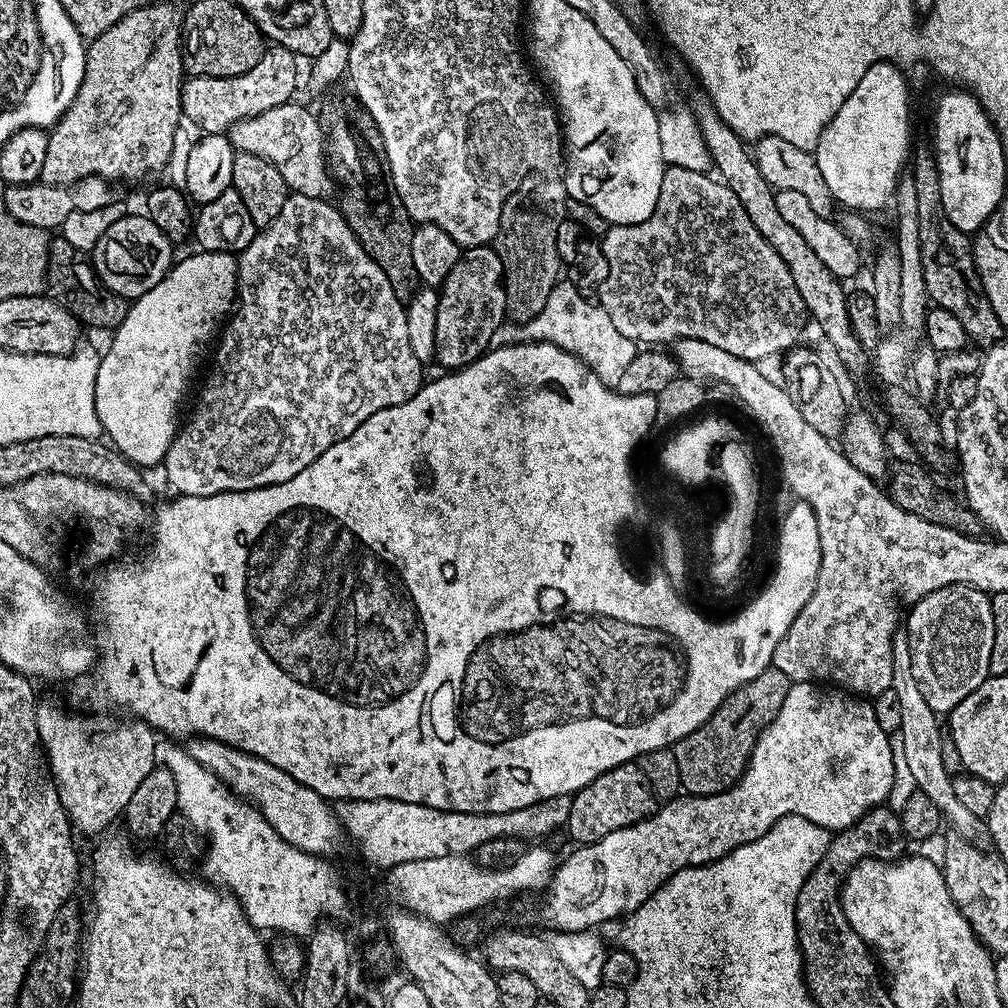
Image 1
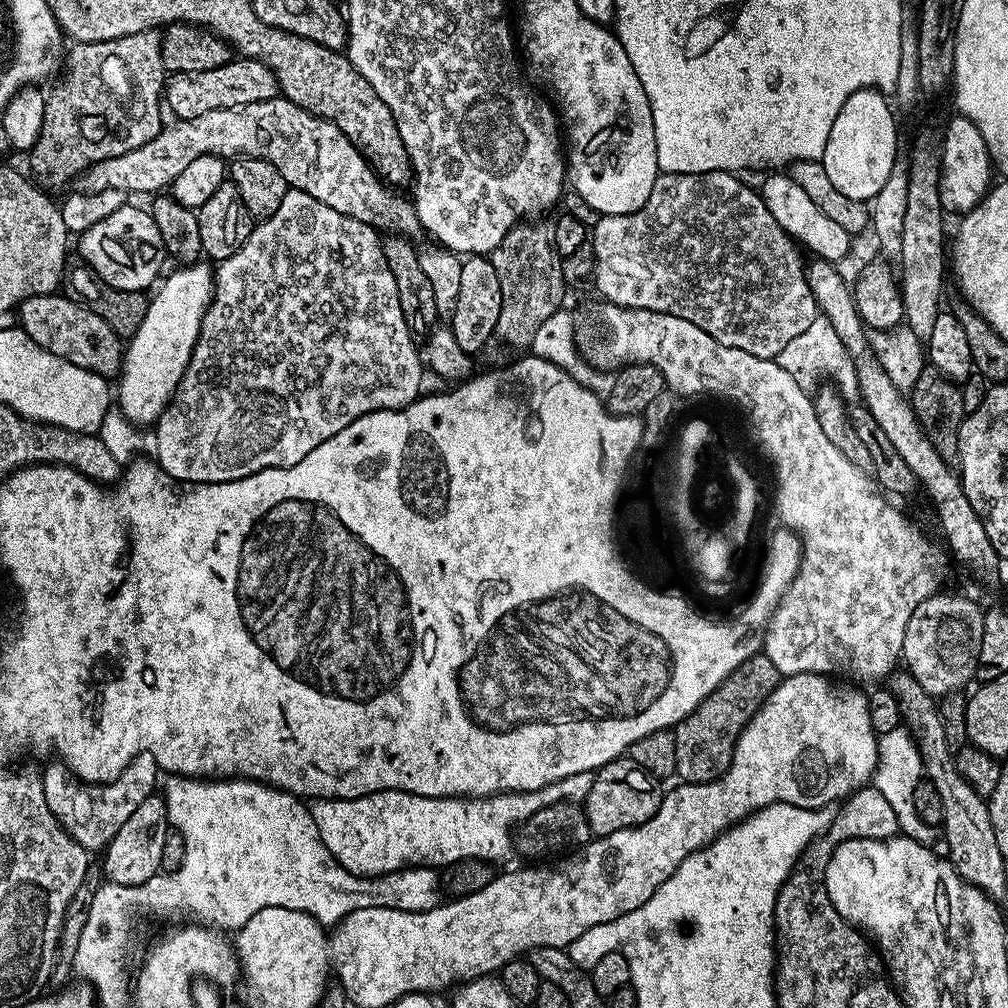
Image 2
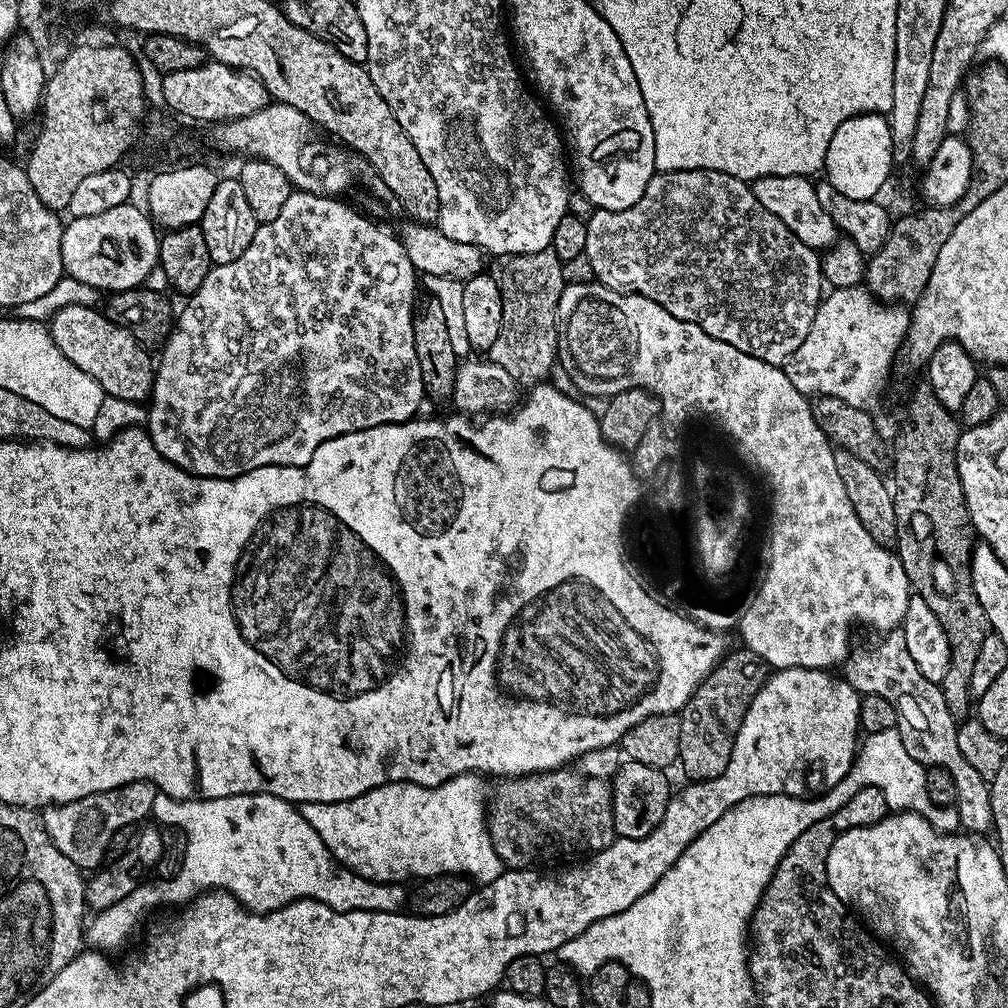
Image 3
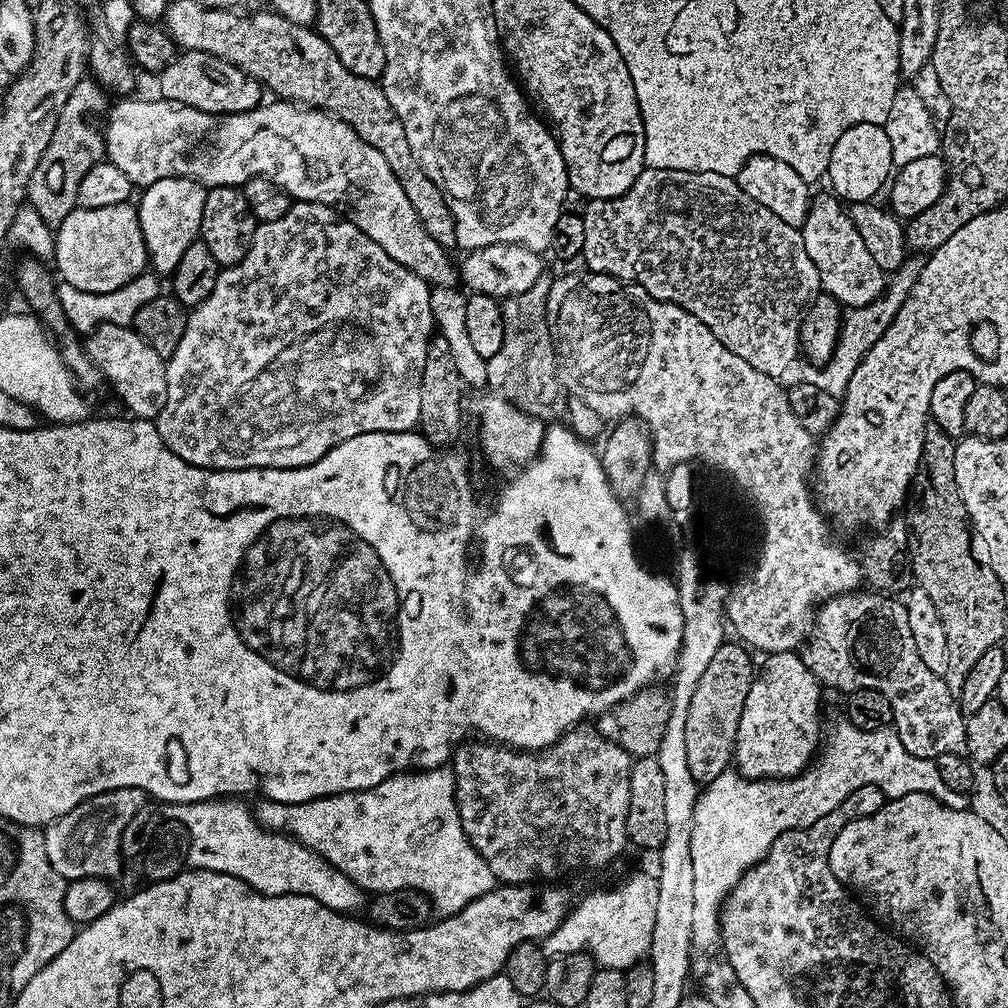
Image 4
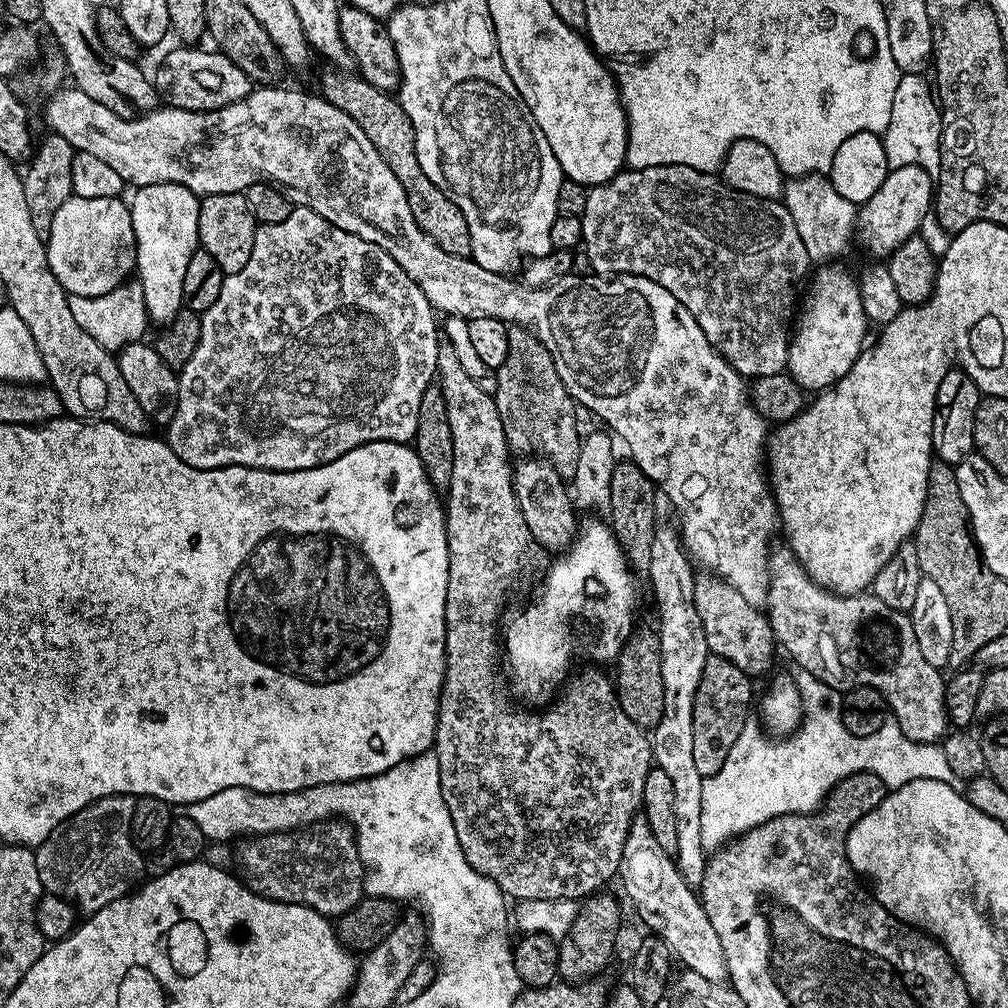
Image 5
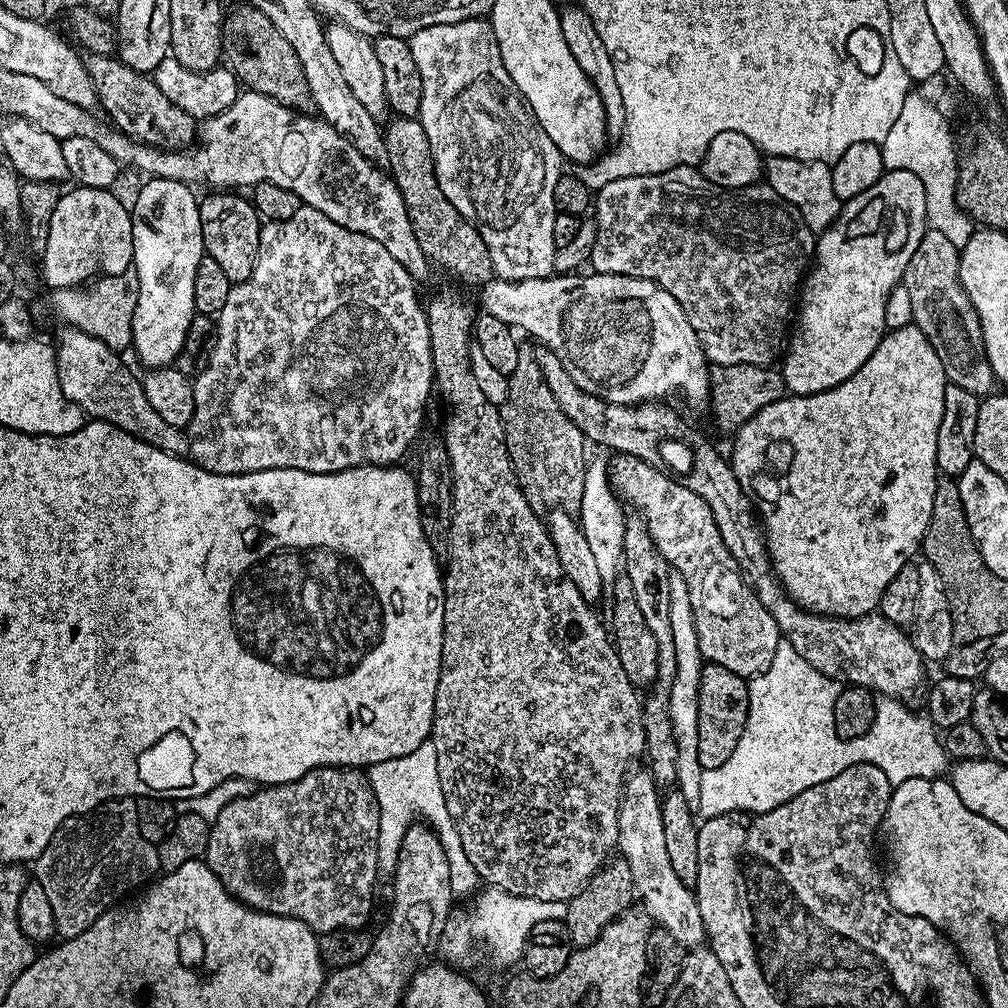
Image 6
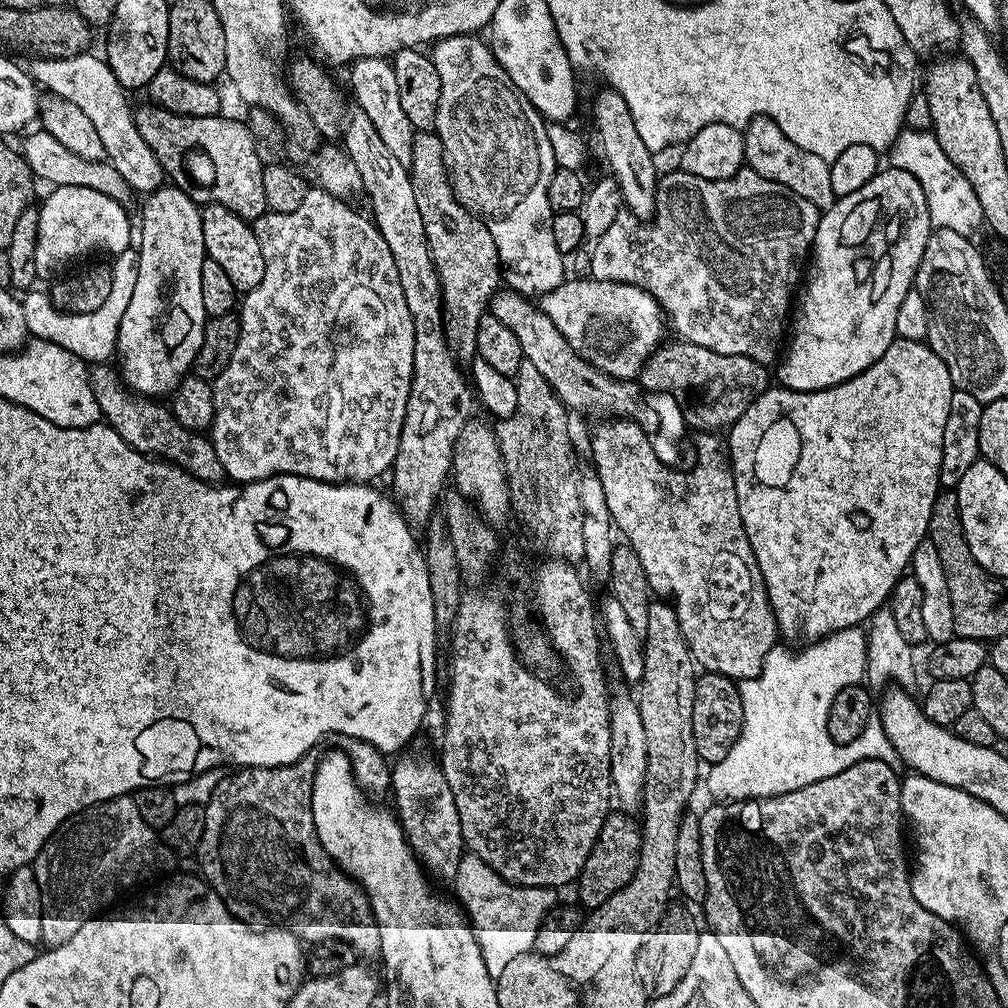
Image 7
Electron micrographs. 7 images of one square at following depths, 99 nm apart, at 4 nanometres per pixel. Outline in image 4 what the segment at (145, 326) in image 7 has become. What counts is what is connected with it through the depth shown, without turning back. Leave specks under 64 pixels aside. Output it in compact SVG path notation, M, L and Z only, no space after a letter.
M162 178L158 182L147 185L141 192L144 193L140 196L138 211L140 213L142 234L148 251L148 264L152 272L168 278L171 277L172 272L178 266L178 258L182 258L182 254L186 254L186 246L193 244L200 235L202 210L208 193L204 185L190 178Z

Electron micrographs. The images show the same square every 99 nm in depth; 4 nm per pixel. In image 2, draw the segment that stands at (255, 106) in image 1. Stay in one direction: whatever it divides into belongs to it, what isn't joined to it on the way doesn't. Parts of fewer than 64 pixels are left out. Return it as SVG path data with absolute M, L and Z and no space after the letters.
M233 58L226 66L218 66L218 70L206 70L198 74L171 73L162 93L167 111L169 108L176 120L193 120L198 118L198 114L206 114L206 110L266 102L276 95L276 76L261 60L255 58Z

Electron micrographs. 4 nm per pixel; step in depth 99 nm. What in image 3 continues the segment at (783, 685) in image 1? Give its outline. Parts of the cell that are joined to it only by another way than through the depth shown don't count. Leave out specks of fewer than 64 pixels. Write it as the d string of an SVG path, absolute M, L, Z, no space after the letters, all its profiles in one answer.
M745 646L738 647L737 652L729 651L724 659L713 668L711 674L697 686L694 694L685 702L678 715L680 717L680 759L679 767L684 767L689 781L713 780L718 778L730 766L730 754L734 750L734 742L738 738L738 730L742 726L742 718L746 718L746 710L750 710L750 702L758 694L758 690L768 681L770 668L764 660Z

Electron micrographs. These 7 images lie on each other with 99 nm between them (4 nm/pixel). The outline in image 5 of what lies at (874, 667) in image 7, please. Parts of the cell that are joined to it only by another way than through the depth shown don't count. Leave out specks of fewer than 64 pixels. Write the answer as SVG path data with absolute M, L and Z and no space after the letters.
M803 670L797 671L794 679L802 705L799 728L787 738L769 738L755 728L755 723L749 722L742 734L738 734L738 742L734 742L726 762L722 762L722 770L704 777L702 846L706 853L715 853L750 829L779 816L815 812L833 786L855 772L874 774L890 790L922 778L946 782L955 788L961 785L954 770L947 765L941 745L908 740L892 719L874 734L851 736L842 722L842 693Z

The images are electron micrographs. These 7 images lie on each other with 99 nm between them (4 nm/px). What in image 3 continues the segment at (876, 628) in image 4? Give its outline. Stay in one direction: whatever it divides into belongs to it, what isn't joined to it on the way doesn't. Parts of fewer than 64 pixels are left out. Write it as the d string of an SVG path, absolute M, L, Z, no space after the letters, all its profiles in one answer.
M893 630L883 637L881 644L873 648L864 648L861 652L849 651L847 660L842 665L842 676L861 694L878 694L886 698L896 711L898 729L906 752L918 763L933 768L945 768L954 778L956 799L954 807L960 815L960 827L965 833L988 832L992 826L990 810L990 784L962 758L962 750L958 750L958 722L946 708L946 698L942 698L942 690L937 681L926 678L922 670L910 658L910 650L906 650L906 638L903 631Z

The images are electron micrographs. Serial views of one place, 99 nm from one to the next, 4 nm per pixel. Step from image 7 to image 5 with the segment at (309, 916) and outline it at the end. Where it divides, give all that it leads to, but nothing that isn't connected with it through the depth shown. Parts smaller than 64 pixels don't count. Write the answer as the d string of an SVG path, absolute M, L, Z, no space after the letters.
M324 822L307 830L249 836L239 843L238 875L251 892L267 900L301 904L335 918L350 911L365 895L364 866L360 863L353 833L343 823Z

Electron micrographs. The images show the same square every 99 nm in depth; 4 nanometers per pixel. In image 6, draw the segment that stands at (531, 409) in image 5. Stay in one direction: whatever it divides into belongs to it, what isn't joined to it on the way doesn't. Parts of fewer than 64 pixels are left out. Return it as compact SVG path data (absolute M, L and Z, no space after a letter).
M521 351L518 366L514 366L508 377L508 397L499 409L512 469L530 506L537 510L579 509L586 465L586 439L554 400L531 351Z

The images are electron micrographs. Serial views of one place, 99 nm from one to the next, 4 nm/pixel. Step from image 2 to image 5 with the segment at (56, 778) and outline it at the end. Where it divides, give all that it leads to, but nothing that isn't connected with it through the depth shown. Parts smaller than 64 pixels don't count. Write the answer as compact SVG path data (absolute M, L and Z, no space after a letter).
M107 796L92 801L69 820L63 820L52 831L50 838L43 840L35 849L38 874L45 893L69 900L81 913L91 914L127 896L141 883L145 875L145 857L132 839L132 811L136 802L135 796Z

